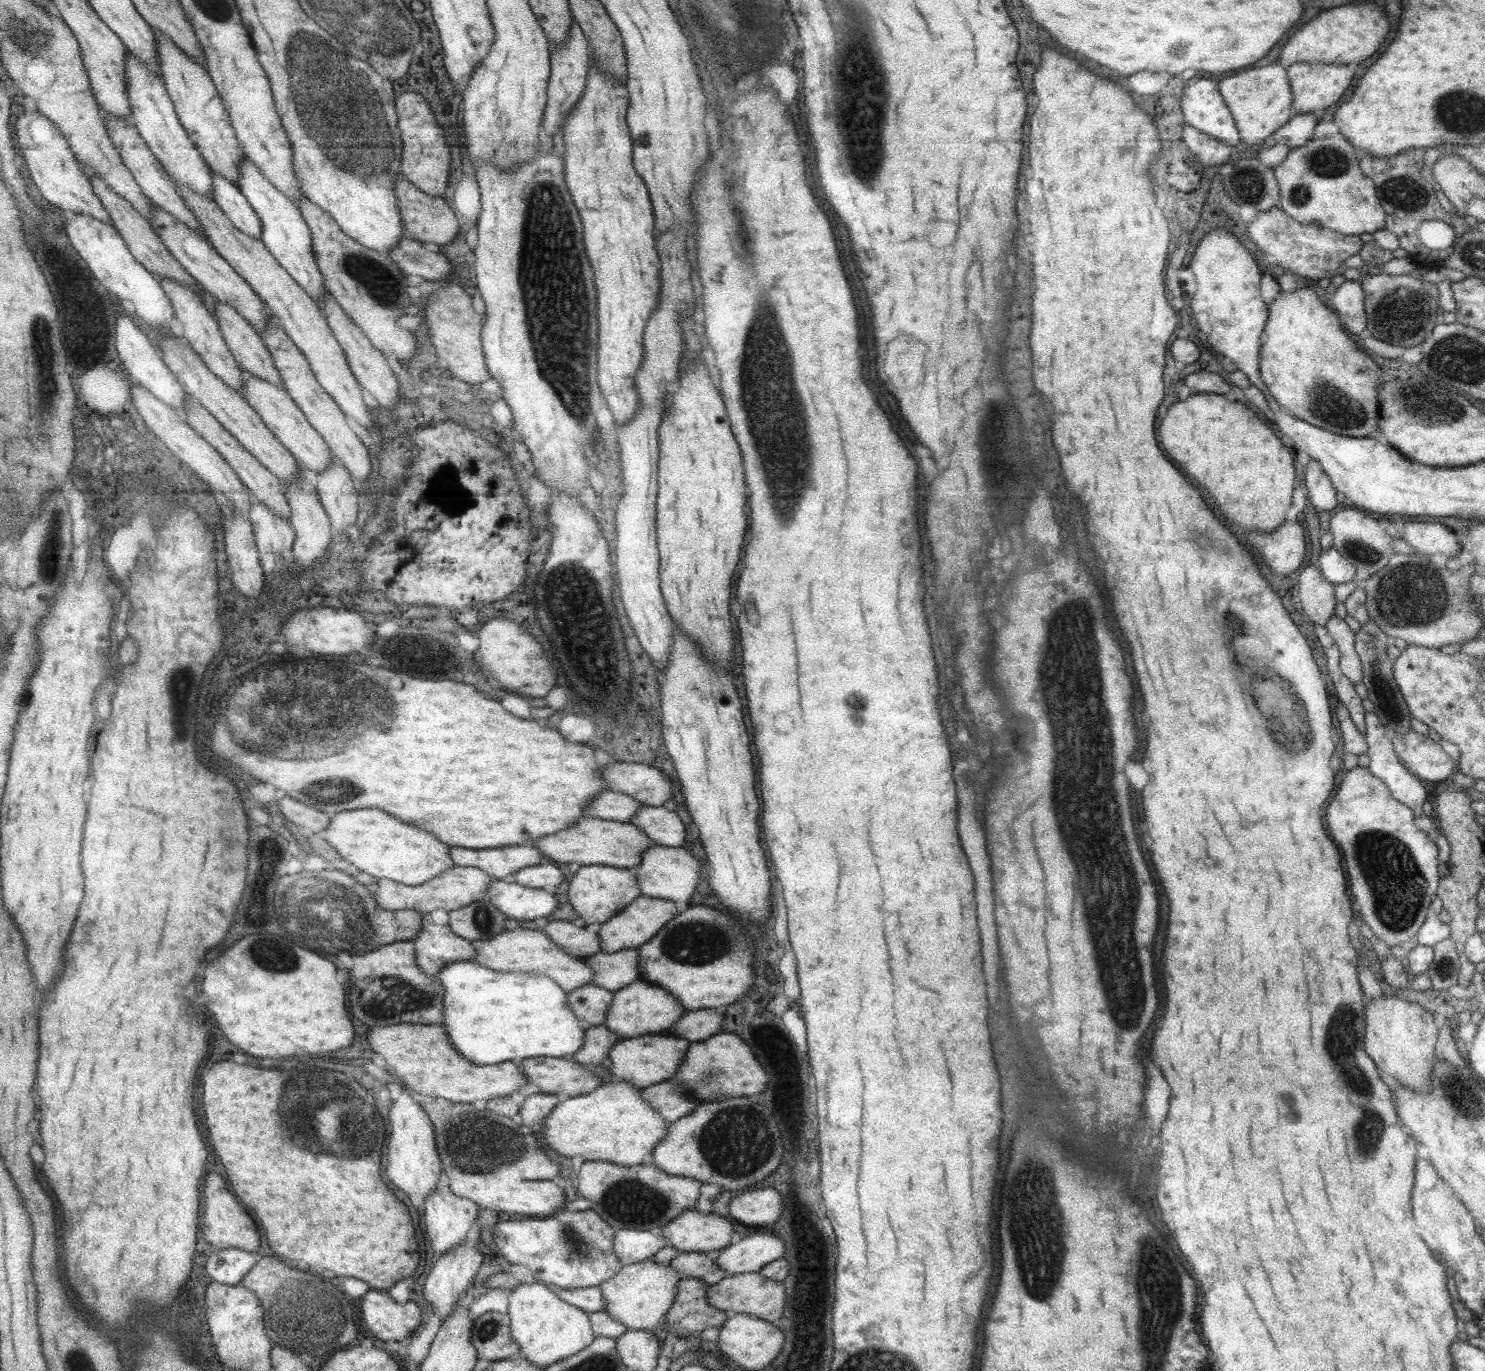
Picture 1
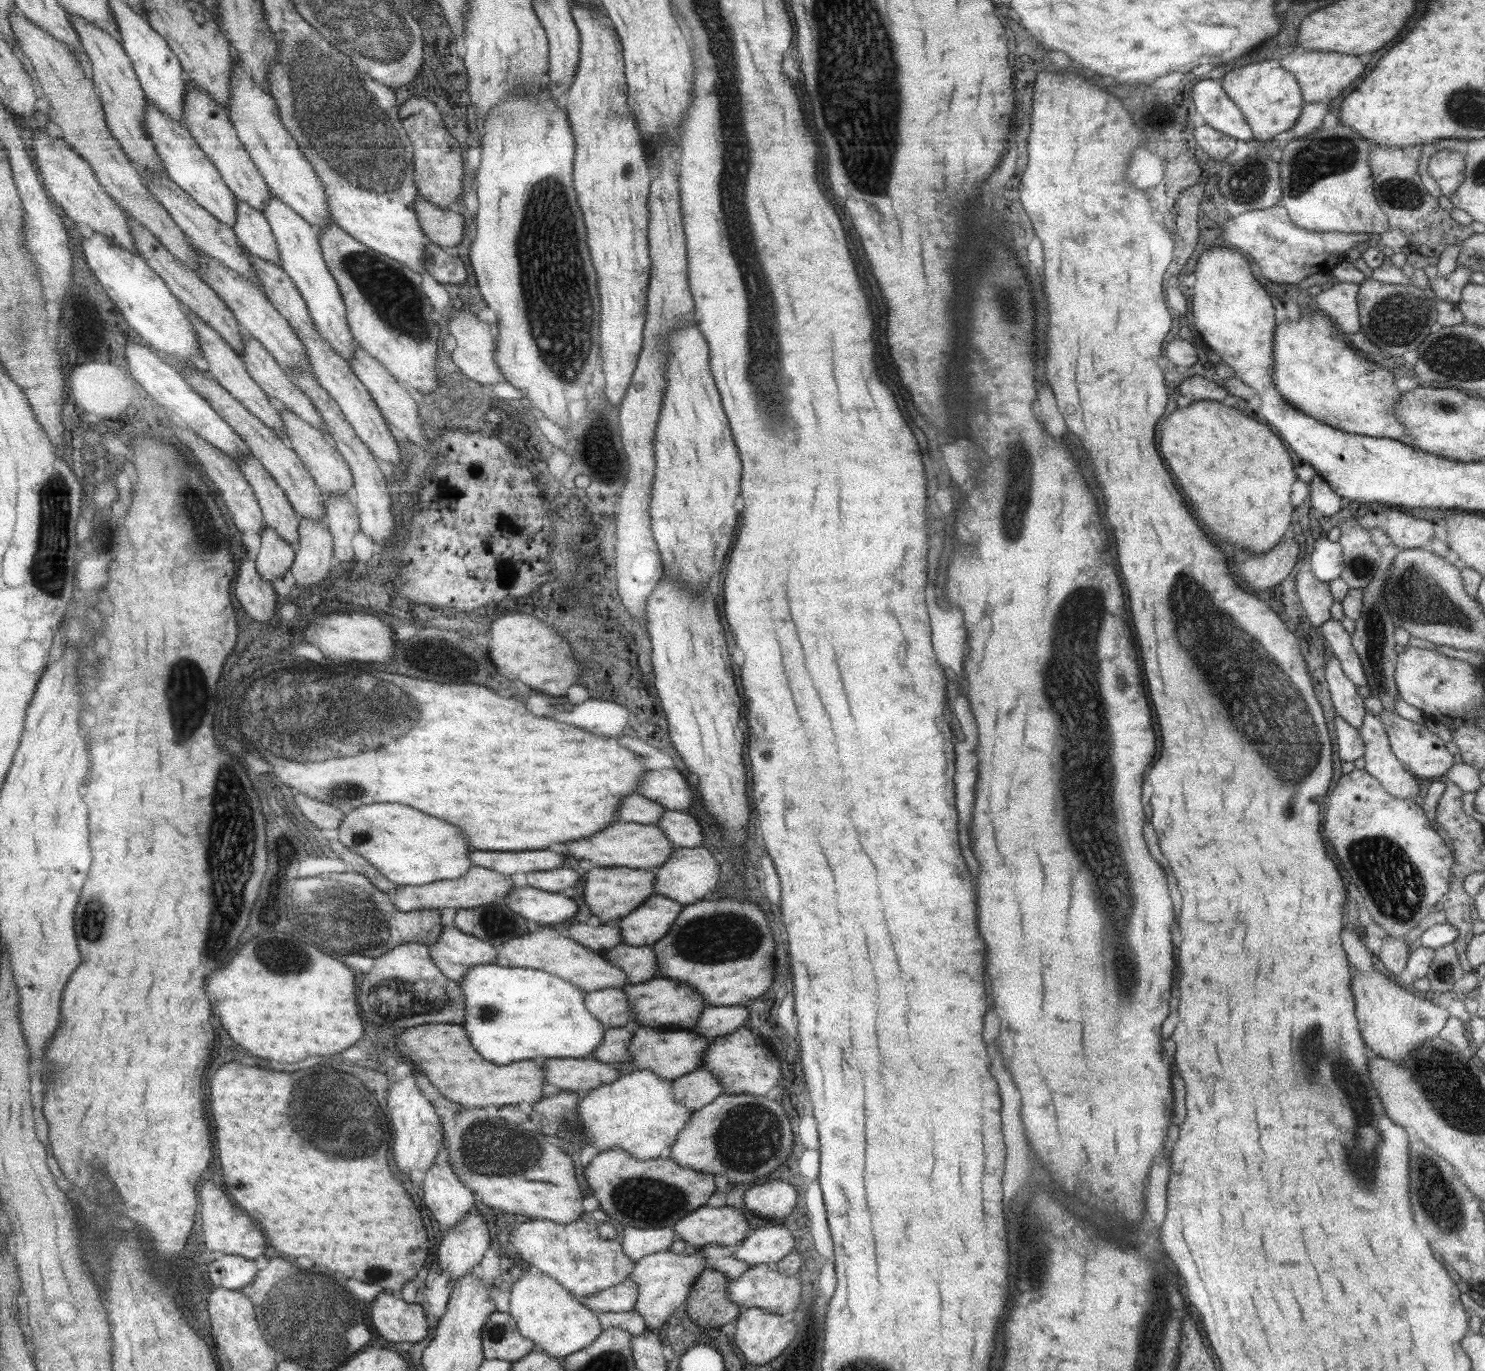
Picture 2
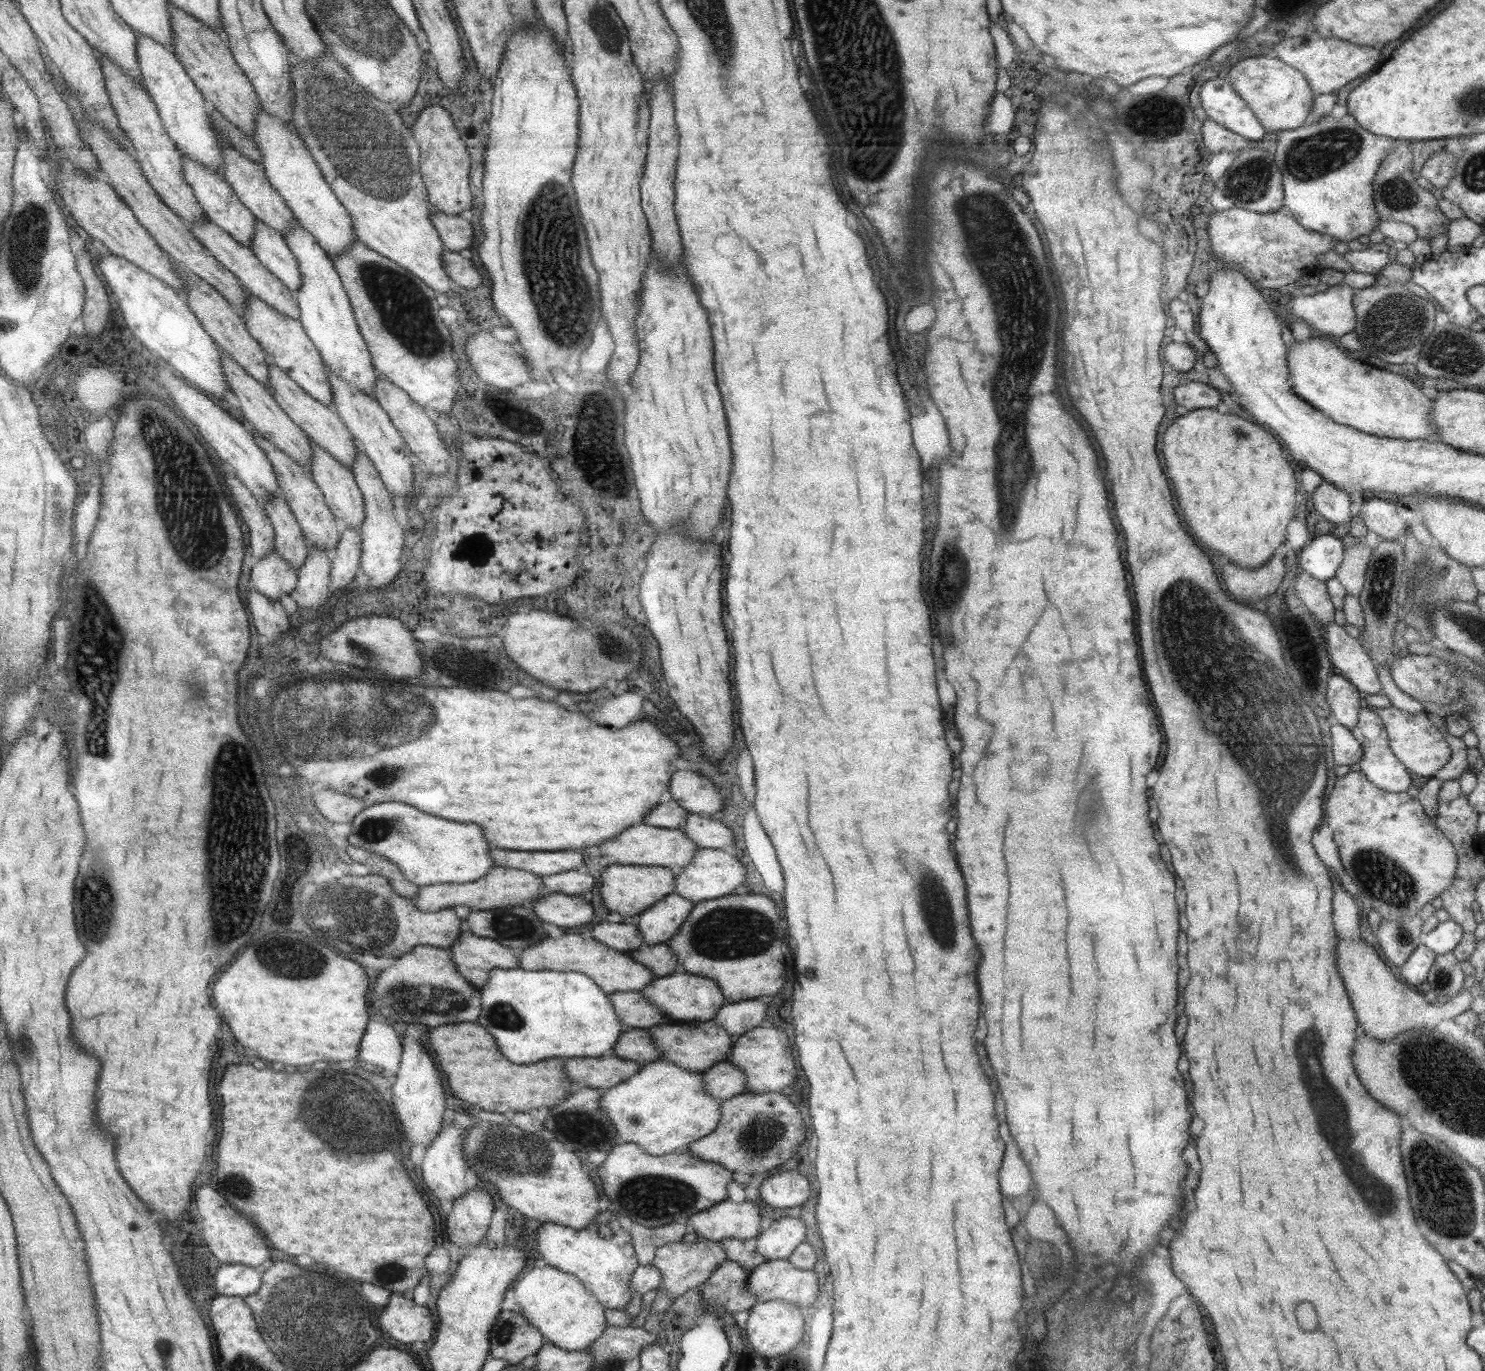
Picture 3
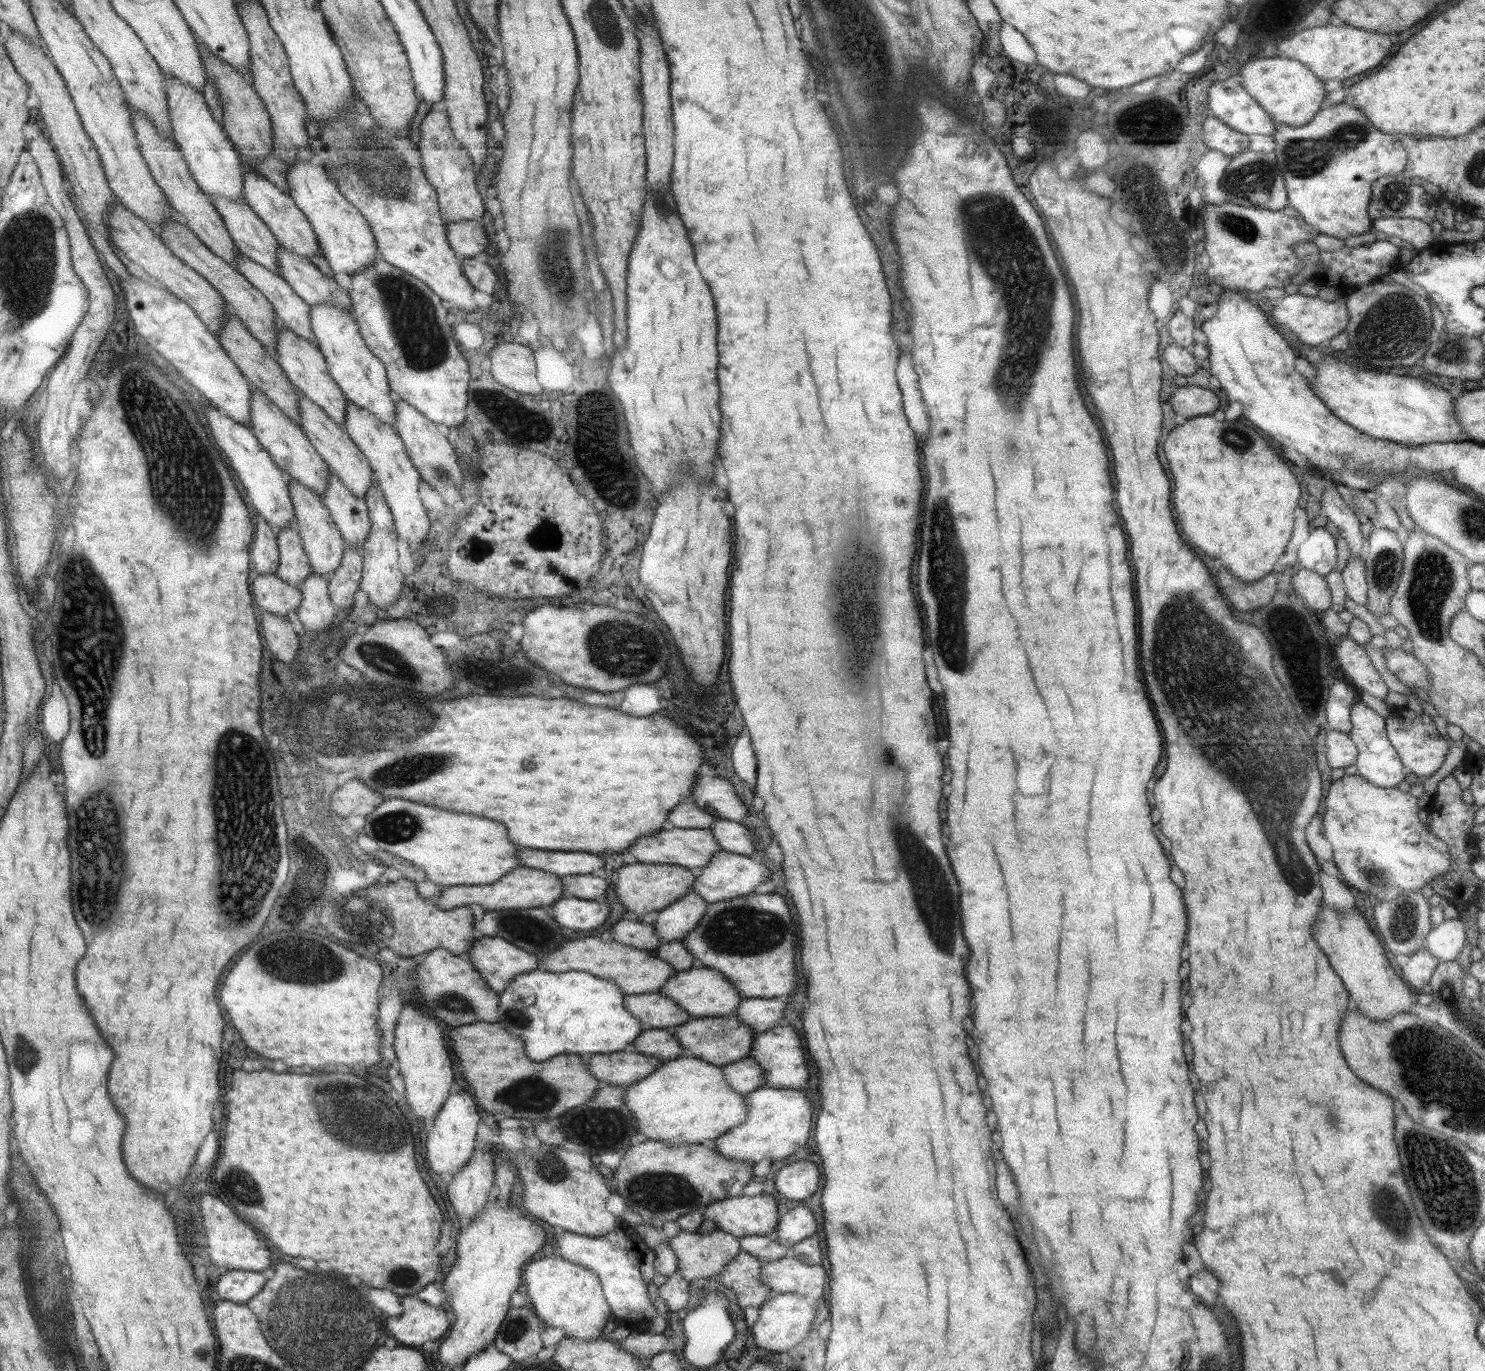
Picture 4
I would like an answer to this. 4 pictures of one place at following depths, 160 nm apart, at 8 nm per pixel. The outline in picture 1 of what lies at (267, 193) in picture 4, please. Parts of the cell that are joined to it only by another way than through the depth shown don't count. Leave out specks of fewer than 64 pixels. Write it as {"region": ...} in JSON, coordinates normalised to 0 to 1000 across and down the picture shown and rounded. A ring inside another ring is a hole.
{"region":[[[104,21],[106,39],[108,46],[112,67],[117,75],[122,91],[131,103],[137,117],[144,126],[150,128],[159,136],[160,120],[164,114],[163,108],[155,93],[154,82],[147,69],[141,53],[128,41],[126,41],[110,23]]]}

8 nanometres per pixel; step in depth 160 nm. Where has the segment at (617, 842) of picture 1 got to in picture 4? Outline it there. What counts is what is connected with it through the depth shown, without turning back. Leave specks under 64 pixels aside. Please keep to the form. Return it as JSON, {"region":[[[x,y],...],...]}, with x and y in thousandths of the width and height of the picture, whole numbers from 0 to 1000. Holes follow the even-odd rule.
{"region":[[[452,604],[452,605],[444,605],[438,610],[429,611],[421,621],[426,623],[428,629],[432,630],[453,630],[460,633],[473,633],[474,630],[481,623],[486,621],[483,613],[476,605],[471,604]]]}

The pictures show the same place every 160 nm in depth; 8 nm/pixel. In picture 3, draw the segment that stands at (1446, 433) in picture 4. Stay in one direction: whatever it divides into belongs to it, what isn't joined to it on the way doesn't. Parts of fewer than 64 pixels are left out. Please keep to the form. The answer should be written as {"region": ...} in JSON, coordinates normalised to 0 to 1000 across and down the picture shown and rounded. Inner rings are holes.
{"region":[[[883,244],[879,249],[872,249],[872,252],[866,257],[866,263],[869,284],[876,292],[890,301],[898,308],[912,312],[912,314],[923,318],[936,320],[963,321],[967,318],[967,312],[963,309],[963,295],[964,293],[956,286],[956,283],[950,277],[941,274],[938,271],[931,271],[926,267],[908,261],[898,248]]]}

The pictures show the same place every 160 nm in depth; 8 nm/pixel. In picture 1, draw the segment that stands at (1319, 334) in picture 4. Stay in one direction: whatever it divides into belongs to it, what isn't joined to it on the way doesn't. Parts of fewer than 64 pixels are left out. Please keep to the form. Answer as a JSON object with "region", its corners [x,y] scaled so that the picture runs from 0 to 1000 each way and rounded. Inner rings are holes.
{"region":[[[916,204],[904,205],[900,208],[900,212],[896,215],[895,225],[902,230],[905,239],[911,244],[915,244],[920,239],[919,213]]]}

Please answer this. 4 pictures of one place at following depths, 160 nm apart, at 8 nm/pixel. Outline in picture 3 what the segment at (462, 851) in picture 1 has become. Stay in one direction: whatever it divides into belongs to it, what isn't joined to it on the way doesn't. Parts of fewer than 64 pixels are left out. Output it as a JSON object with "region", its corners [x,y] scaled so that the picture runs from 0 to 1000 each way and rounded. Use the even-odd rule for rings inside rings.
{"region":[[[330,618],[329,625],[333,632],[348,633],[362,639],[370,639],[393,632],[391,623],[385,620],[352,621]]]}

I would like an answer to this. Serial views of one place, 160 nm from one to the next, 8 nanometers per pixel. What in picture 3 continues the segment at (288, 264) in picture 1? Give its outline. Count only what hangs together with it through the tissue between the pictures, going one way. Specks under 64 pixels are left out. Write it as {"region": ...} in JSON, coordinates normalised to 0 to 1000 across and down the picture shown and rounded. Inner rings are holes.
{"region":[[[201,163],[196,164],[194,167],[190,174],[199,187],[203,201],[197,217],[201,224],[201,234],[203,240],[215,257],[220,269],[236,282],[251,289],[251,279],[255,273],[249,265],[250,260],[246,249],[241,241],[234,216],[228,201],[226,199],[223,187]]]}

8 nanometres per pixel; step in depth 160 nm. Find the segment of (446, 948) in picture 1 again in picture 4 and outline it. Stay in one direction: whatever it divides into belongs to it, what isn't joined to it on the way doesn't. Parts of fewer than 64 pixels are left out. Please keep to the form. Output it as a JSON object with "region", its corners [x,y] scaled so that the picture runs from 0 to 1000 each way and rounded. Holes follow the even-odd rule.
{"region":[[[321,682],[314,699],[331,723],[337,724],[346,712],[362,708],[362,699],[357,694],[335,683]]]}

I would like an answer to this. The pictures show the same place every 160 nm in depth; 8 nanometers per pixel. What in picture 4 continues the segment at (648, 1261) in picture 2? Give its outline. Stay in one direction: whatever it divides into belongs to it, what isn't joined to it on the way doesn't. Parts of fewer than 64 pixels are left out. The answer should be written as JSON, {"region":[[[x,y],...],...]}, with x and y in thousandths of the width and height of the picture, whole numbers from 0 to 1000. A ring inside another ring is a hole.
{"region":[[[482,896],[479,900],[458,898],[455,902],[450,904],[450,908],[455,918],[455,927],[459,930],[459,932],[465,934],[469,932],[483,931],[488,923],[498,913],[497,904]]]}

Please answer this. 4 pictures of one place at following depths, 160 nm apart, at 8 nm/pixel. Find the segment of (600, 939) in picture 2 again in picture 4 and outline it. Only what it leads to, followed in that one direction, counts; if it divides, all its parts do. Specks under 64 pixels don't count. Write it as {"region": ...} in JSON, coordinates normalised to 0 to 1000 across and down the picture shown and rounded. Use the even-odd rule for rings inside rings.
{"region":[[[417,671],[410,678],[413,686],[425,691],[440,694],[445,686],[440,681],[438,674],[432,674],[431,671]]]}

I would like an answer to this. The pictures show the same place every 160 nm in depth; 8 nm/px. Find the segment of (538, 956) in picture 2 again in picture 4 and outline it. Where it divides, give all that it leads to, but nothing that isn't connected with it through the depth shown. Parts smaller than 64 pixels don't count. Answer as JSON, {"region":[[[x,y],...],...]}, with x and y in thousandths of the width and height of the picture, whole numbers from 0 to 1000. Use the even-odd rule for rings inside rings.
{"region":[[[403,684],[383,686],[374,694],[368,696],[362,706],[368,709],[392,708],[405,715],[412,715],[421,726],[443,724],[443,721],[453,710],[453,706],[447,700],[436,693],[425,691],[414,686],[405,687]]]}

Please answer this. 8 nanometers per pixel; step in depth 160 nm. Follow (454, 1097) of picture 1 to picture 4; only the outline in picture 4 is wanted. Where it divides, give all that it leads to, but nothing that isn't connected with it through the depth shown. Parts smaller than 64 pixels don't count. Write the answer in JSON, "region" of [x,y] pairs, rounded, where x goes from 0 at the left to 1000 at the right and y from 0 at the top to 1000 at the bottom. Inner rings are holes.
{"region":[[[320,745],[305,749],[300,756],[304,759],[304,767],[310,777],[310,786],[314,791],[319,803],[327,811],[337,811],[341,815],[354,815],[358,818],[367,817],[368,814],[376,815],[381,810],[393,804],[405,792],[405,789],[398,785],[393,770],[387,769],[372,770],[366,775],[359,775],[354,770],[352,759],[344,756],[335,745]]]}

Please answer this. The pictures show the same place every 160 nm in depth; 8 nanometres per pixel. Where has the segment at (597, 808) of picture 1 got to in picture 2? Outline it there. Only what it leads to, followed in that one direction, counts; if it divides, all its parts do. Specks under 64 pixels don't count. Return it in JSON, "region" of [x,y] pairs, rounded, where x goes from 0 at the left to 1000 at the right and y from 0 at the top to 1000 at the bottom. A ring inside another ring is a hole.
{"region":[[[426,578],[421,581],[421,584],[418,584],[415,598],[442,602],[442,598],[444,597],[447,591],[448,589],[444,586]]]}

